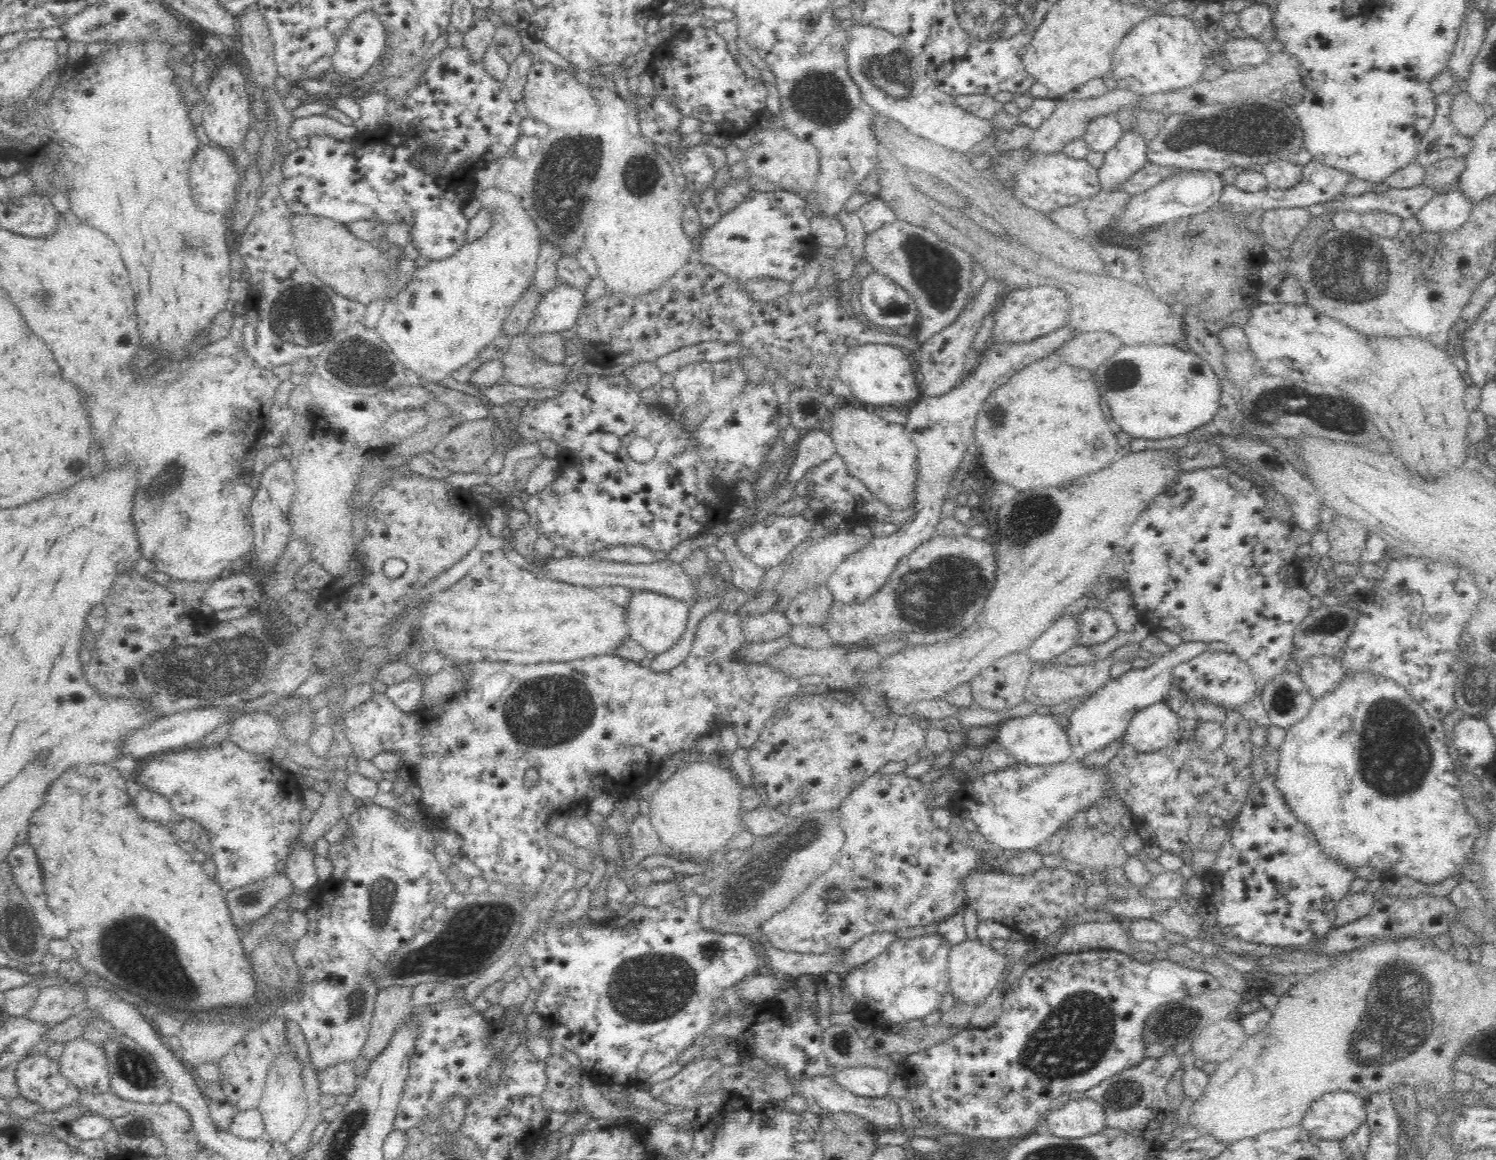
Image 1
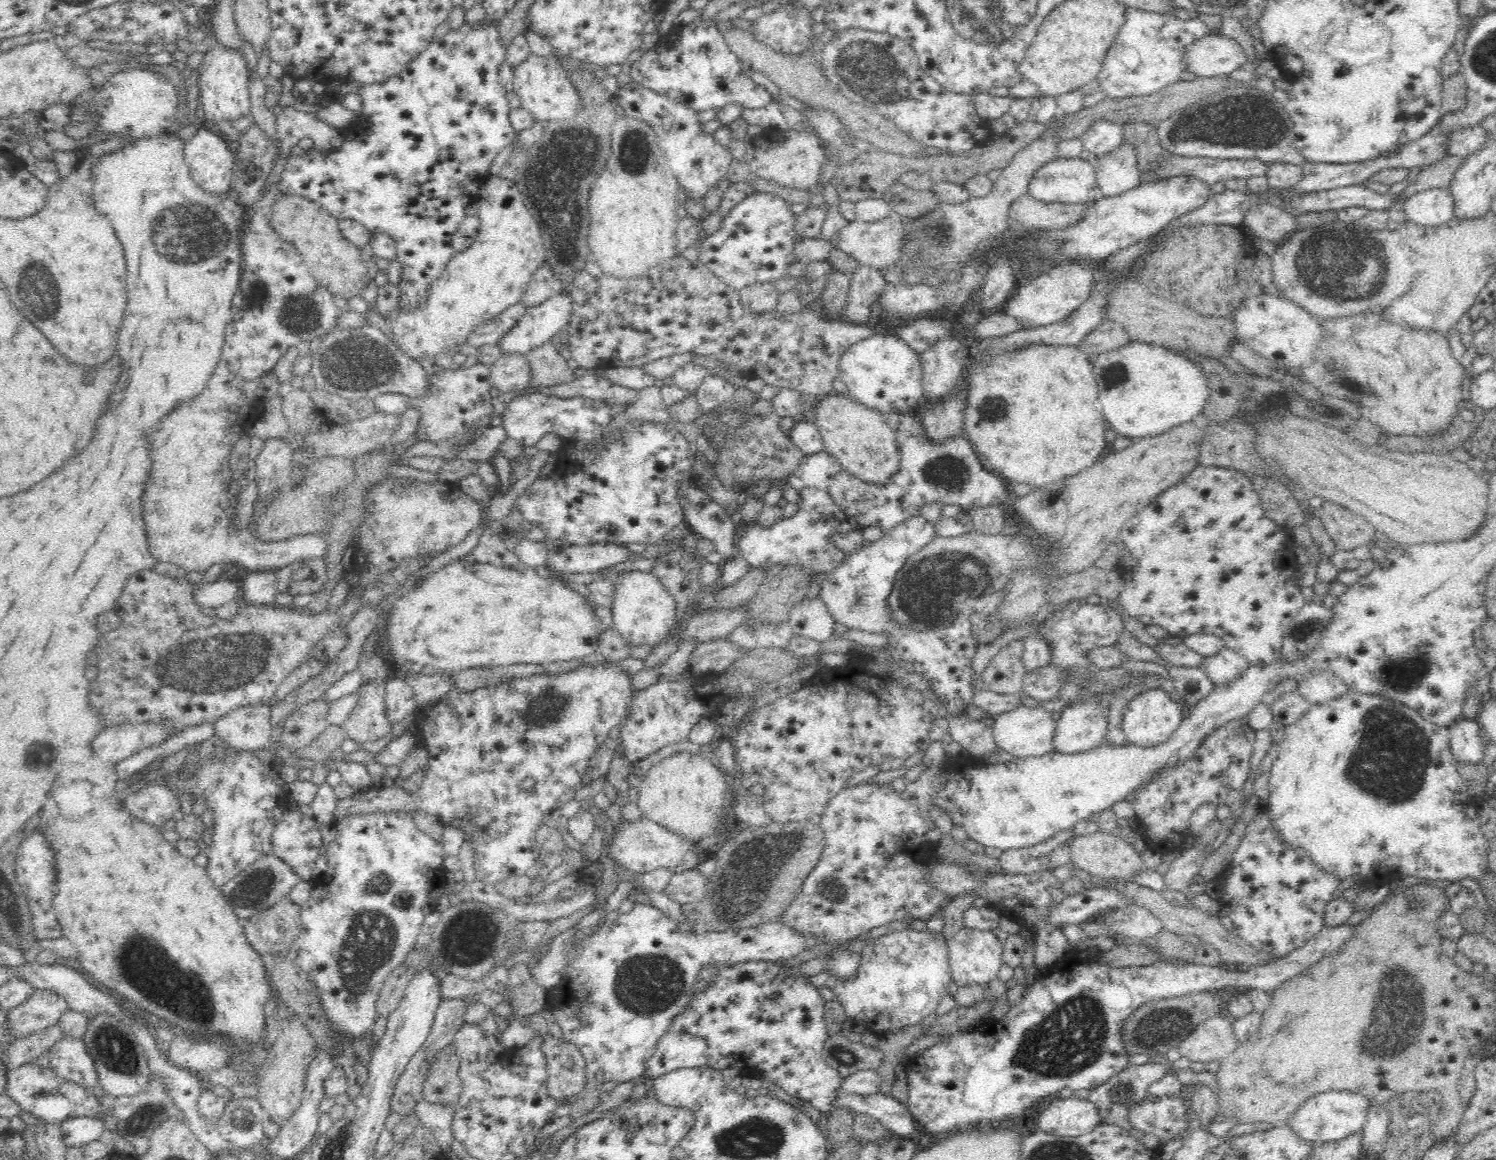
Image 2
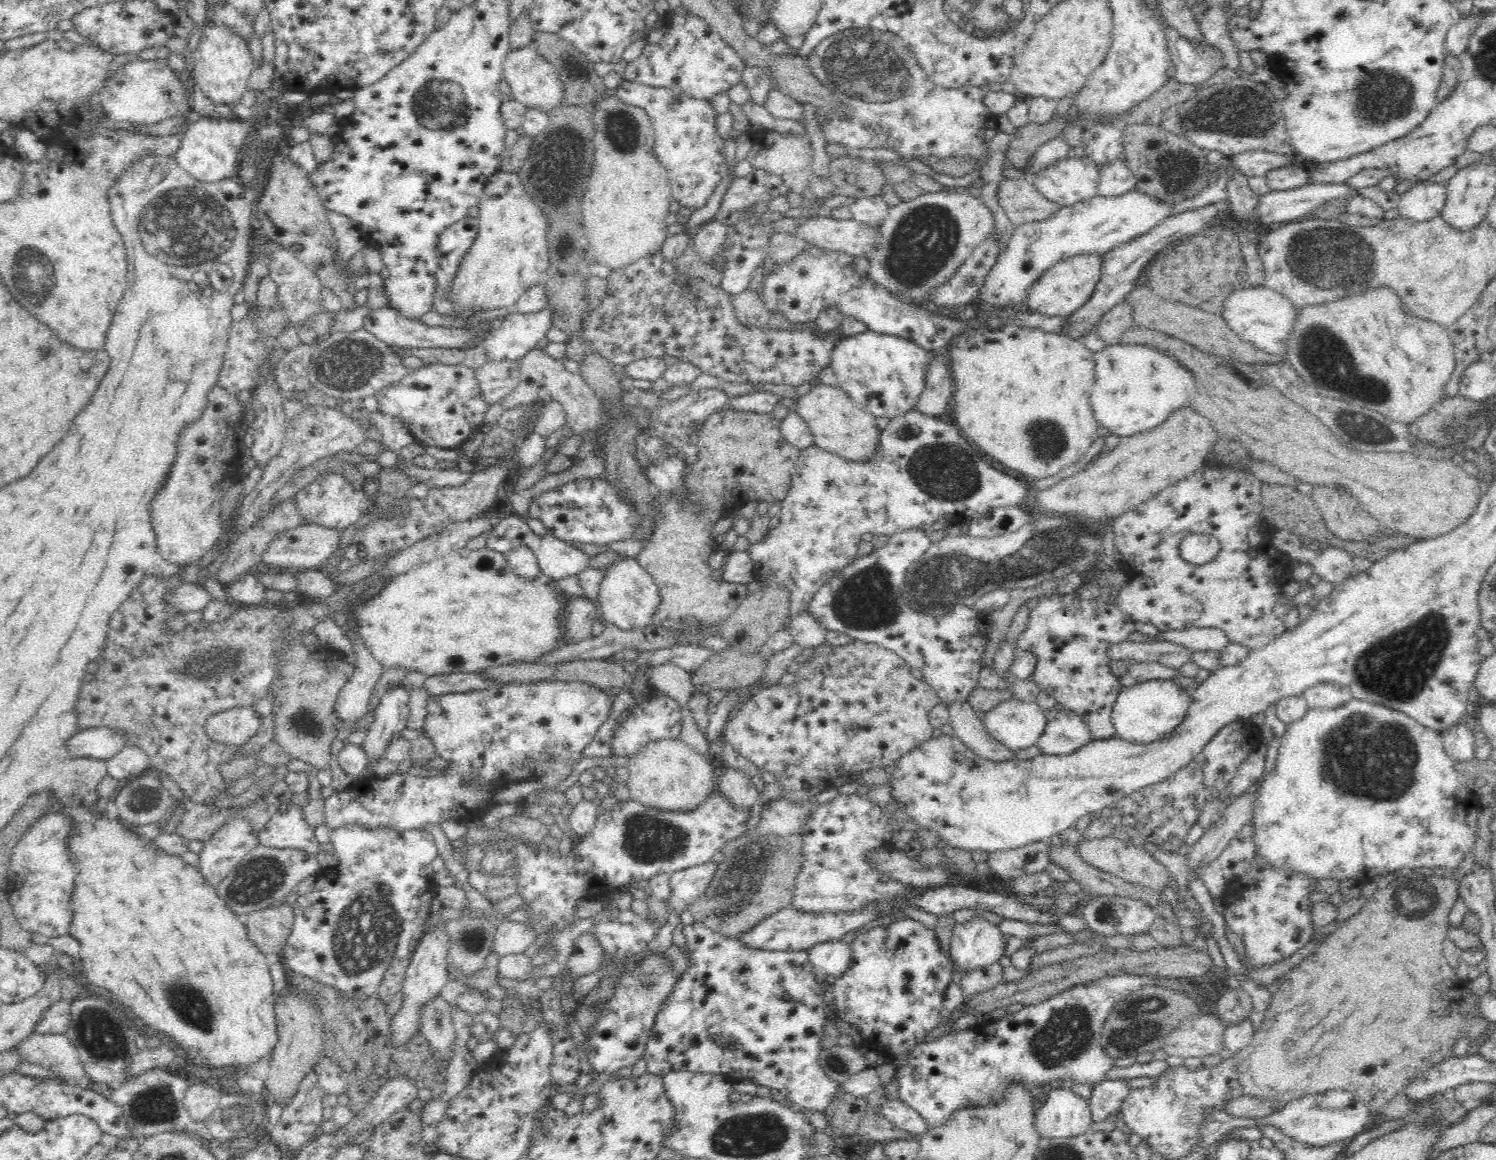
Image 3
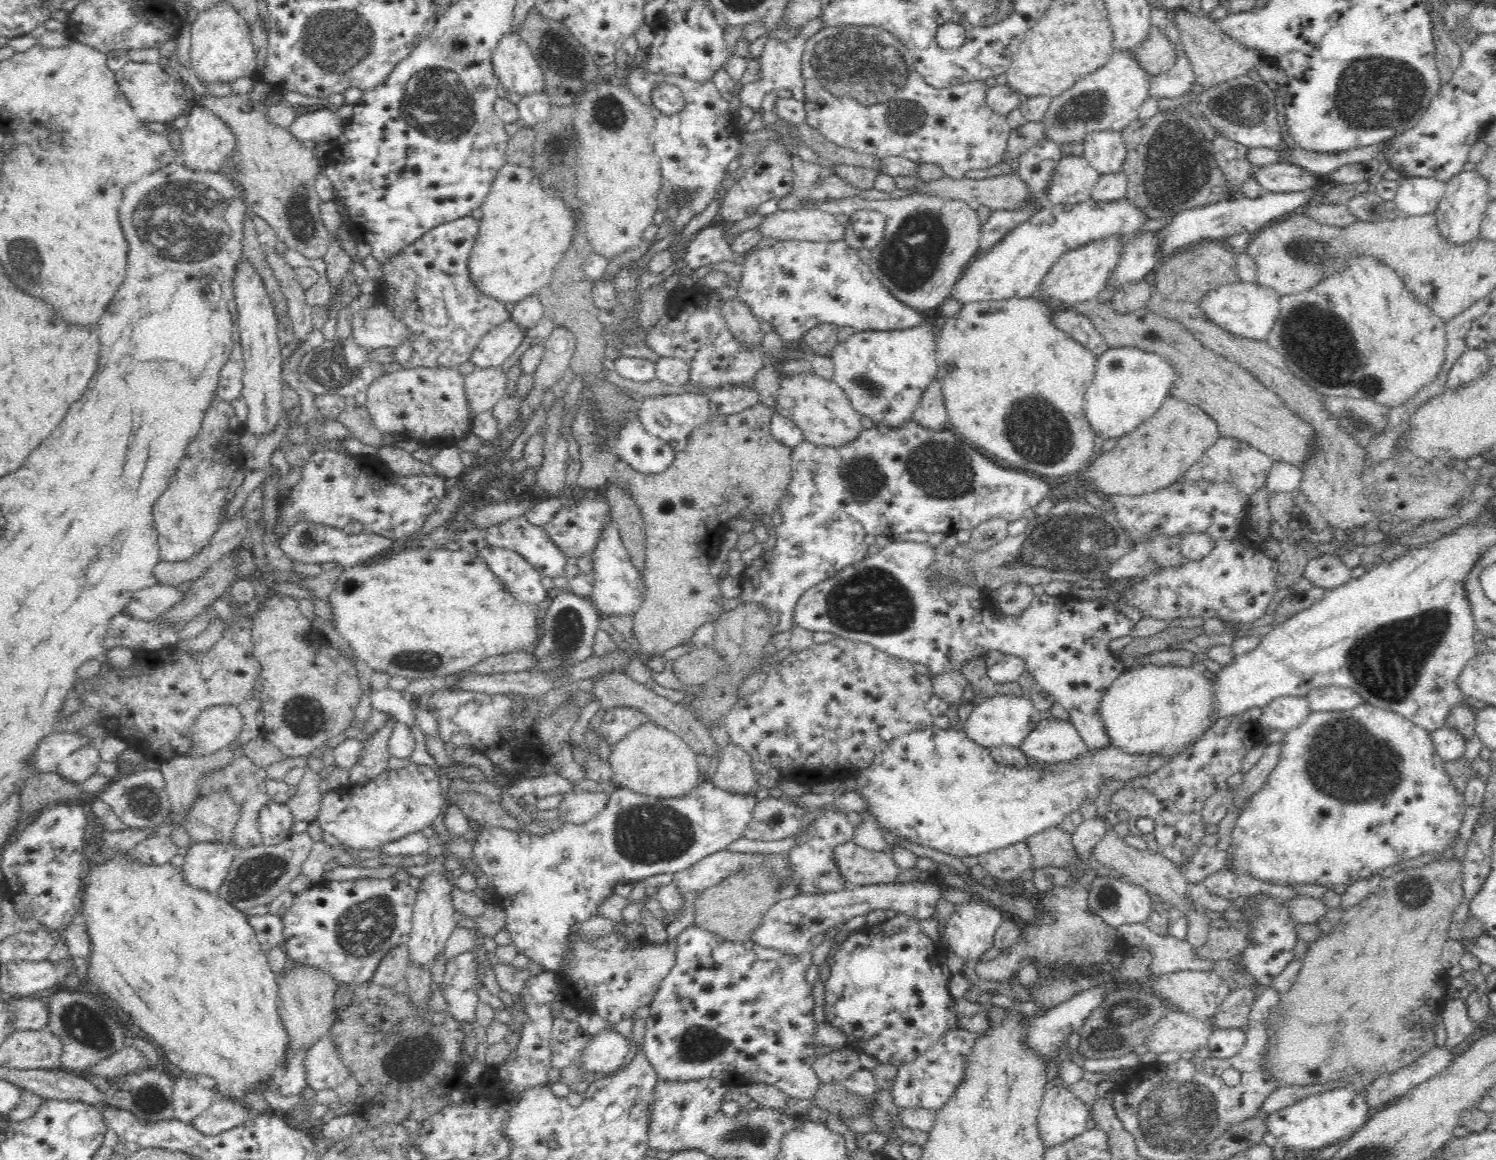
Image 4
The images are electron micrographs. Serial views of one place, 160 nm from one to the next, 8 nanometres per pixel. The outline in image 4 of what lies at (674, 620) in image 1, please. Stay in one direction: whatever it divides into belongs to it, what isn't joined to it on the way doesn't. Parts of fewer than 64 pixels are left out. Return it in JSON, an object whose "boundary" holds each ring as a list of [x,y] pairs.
{"boundary":[[[612,516],[590,556],[593,560],[594,578],[594,588],[590,599],[597,610],[606,618],[608,616],[633,617],[638,612],[640,604],[644,602],[648,589],[644,584],[643,574],[634,567],[634,563],[630,560],[630,555],[619,535],[618,526],[612,521]]]}

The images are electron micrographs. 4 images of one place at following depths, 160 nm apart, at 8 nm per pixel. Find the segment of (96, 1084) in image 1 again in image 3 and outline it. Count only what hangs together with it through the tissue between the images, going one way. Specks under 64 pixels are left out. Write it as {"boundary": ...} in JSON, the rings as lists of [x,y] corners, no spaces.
{"boundary":[[[34,1033],[16,1047],[20,1059],[38,1064],[61,1078],[80,1080],[86,1075],[78,1049],[64,1034]]]}

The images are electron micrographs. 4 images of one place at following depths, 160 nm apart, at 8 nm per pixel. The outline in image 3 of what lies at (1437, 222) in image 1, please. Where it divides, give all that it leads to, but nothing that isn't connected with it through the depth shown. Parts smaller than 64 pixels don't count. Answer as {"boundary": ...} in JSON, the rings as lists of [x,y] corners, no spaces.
{"boundary":[[[1418,183],[1400,195],[1397,209],[1402,217],[1416,222],[1432,220],[1436,216],[1441,216],[1446,196],[1445,185]]]}

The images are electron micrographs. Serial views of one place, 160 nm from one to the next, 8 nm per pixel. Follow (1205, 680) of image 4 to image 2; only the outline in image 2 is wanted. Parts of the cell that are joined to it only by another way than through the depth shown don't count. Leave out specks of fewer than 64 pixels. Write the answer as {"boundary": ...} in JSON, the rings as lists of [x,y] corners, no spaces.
{"boundary":[[[1160,687],[1144,689],[1136,695],[1124,708],[1122,717],[1121,726],[1126,742],[1142,748],[1150,748],[1150,746],[1156,746],[1168,740],[1178,730],[1183,720],[1176,697]]]}

